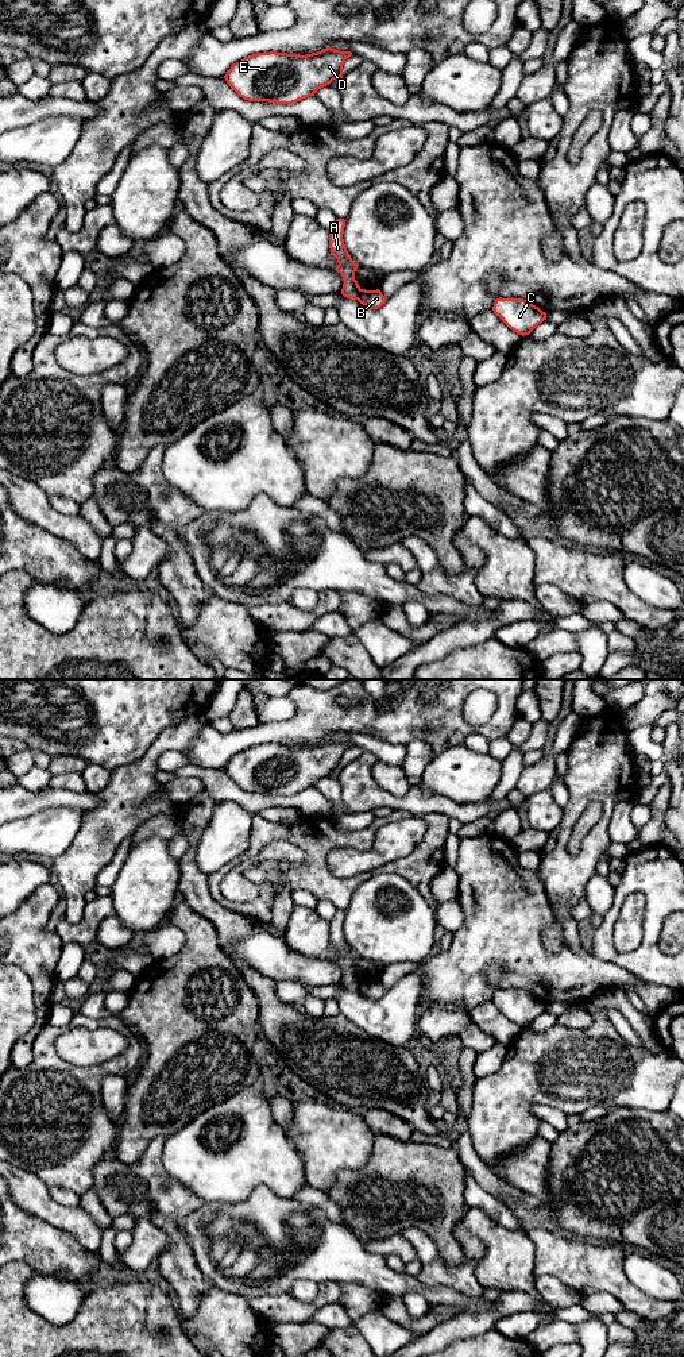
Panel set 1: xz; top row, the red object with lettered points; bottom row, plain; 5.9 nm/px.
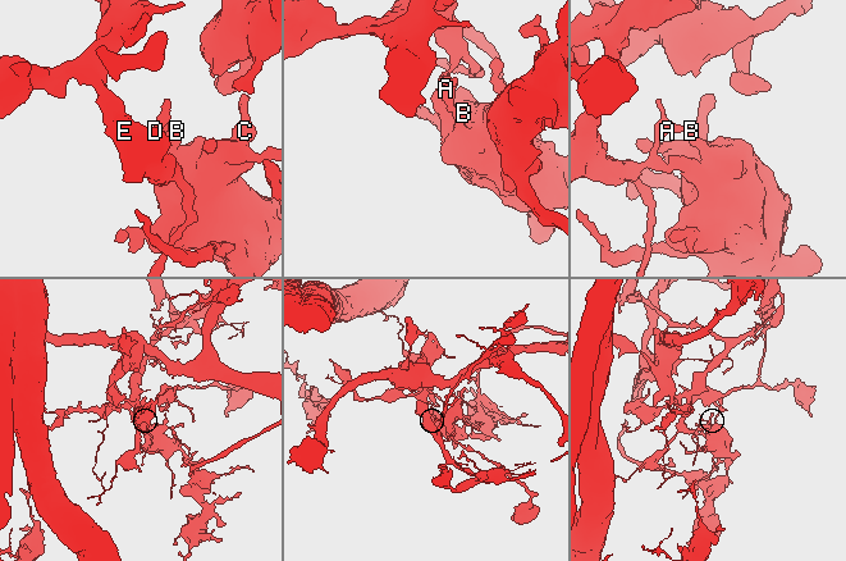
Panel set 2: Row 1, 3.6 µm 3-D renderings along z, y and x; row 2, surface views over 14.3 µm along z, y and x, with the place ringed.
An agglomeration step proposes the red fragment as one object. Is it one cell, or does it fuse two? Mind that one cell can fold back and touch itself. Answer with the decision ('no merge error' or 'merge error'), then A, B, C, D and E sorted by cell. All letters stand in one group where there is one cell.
merge error; A D E / B C

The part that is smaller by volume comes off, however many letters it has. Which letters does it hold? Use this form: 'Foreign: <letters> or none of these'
Foreign: A, D, E

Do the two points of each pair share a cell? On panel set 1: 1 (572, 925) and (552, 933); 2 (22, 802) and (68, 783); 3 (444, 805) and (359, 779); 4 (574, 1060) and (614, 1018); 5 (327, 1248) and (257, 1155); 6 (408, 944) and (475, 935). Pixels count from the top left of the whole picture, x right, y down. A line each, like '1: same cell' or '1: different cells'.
1: different cells
2: different cells
3: same cell
4: different cells
5: different cells
6: different cells

